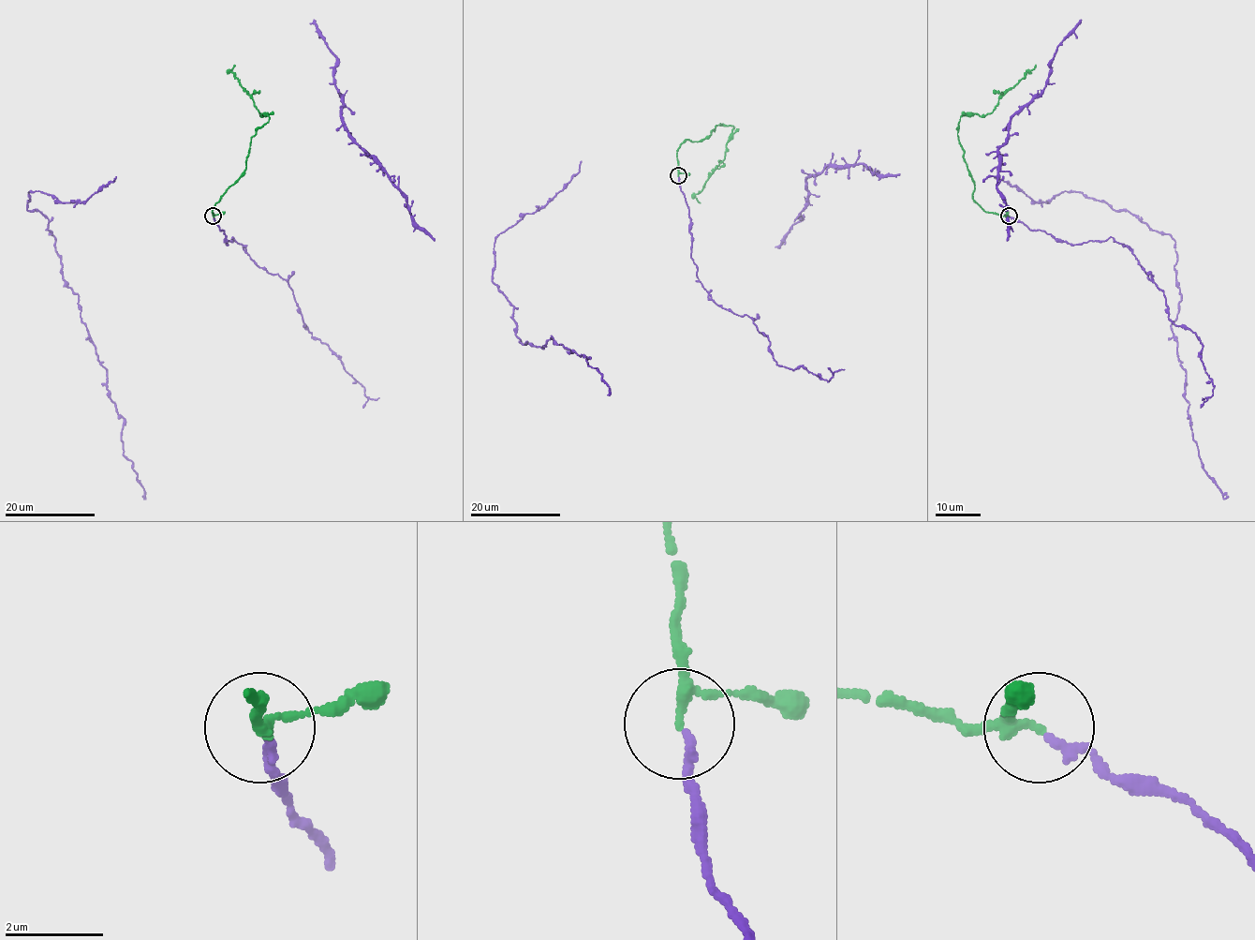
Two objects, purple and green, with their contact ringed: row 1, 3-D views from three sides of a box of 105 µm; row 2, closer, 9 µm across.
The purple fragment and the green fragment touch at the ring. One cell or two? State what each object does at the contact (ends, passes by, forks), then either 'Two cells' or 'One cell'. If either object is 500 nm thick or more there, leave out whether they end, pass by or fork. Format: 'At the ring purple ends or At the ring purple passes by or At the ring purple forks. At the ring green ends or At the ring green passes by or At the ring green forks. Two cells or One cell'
At the ring purple ends. At the ring green passes by. One cell

